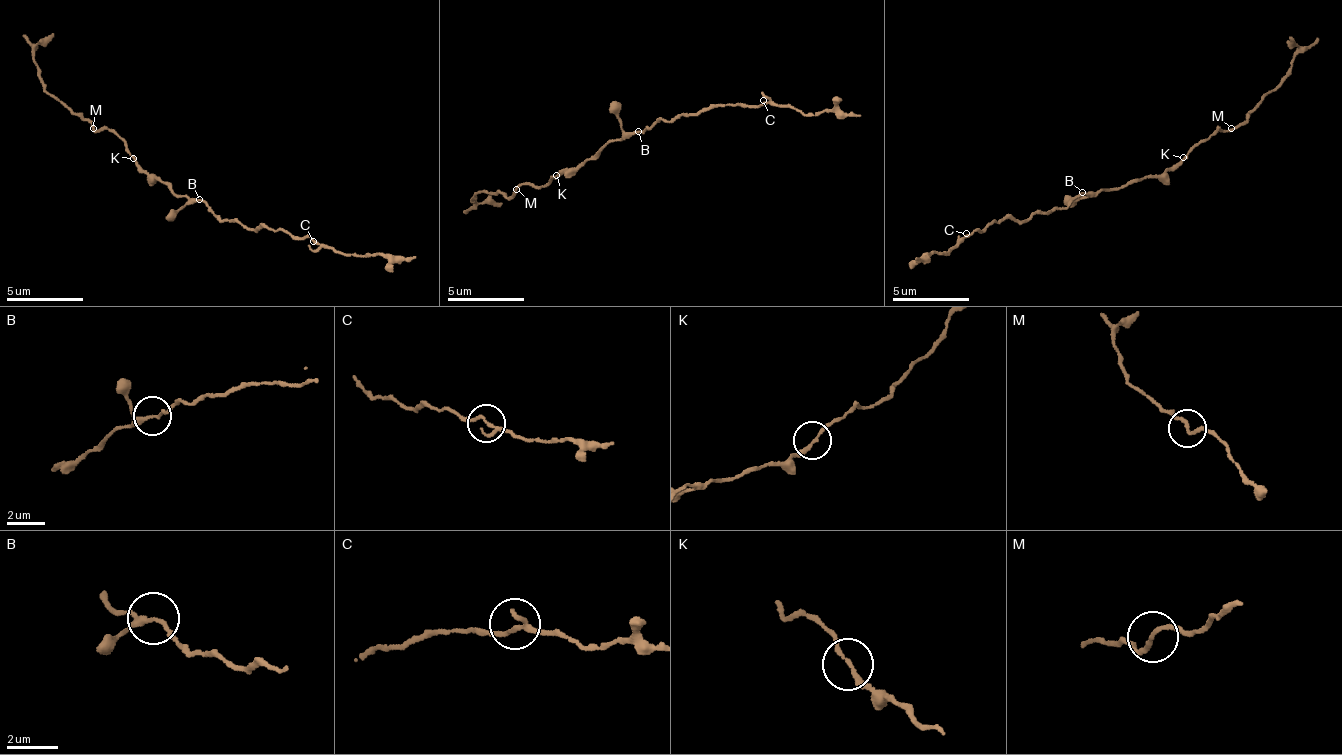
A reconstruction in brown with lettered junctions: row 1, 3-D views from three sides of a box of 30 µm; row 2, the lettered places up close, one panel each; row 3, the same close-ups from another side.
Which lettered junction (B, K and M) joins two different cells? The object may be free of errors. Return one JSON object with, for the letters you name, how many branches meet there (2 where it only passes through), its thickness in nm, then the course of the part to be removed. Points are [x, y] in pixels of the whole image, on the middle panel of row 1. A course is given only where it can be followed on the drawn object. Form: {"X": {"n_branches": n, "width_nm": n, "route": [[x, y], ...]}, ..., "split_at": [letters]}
{"split_at": []}

